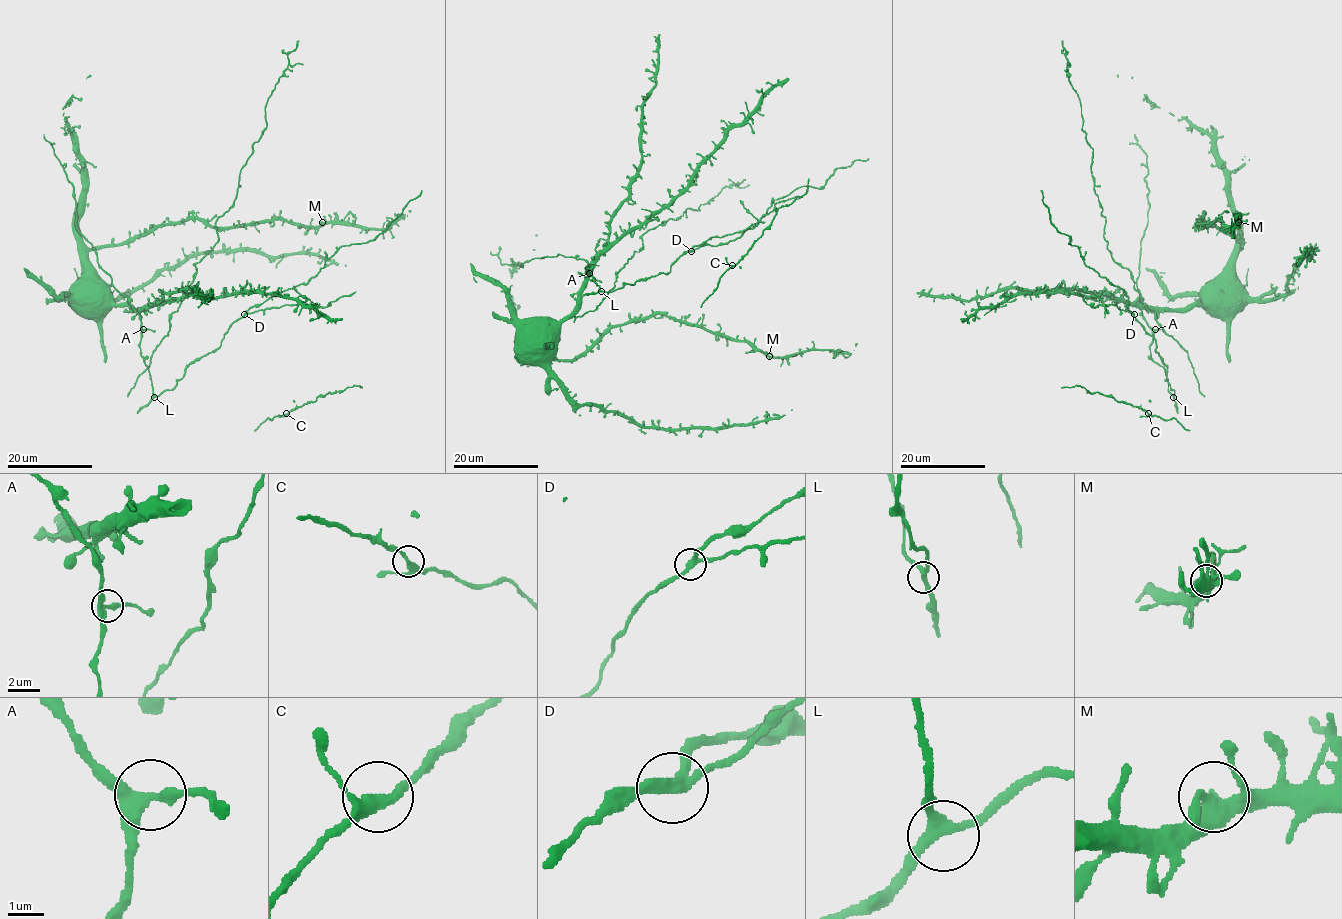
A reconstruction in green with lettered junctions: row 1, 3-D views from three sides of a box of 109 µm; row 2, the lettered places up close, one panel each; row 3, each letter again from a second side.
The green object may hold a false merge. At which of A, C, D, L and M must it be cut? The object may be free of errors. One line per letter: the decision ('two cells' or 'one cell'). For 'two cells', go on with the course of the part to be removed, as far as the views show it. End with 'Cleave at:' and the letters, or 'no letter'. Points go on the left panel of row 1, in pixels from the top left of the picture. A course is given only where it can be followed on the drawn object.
A: one cell
C: one cell
D: two cells | (245, 314), (294, 305), (325, 307), (355, 291)
L: one cell
M: one cell
Cleave at: D

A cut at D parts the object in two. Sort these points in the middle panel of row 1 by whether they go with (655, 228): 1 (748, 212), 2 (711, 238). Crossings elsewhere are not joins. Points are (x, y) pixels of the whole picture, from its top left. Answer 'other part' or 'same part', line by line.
1: other part
2: other part

